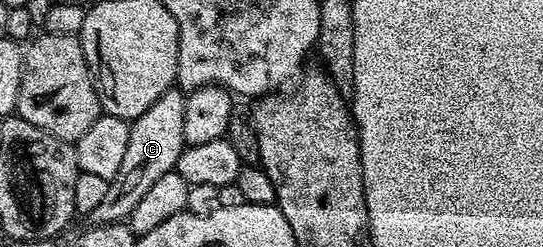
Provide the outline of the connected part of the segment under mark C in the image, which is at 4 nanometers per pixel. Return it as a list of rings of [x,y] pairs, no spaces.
[[[178,89],[161,93],[161,97],[157,101],[153,101],[153,105],[149,105],[149,109],[145,109],[145,113],[141,113],[141,117],[133,120],[129,129],[129,146],[126,147],[125,157],[121,160],[121,169],[117,169],[115,178],[110,180],[109,193],[105,193],[101,205],[97,209],[93,209],[93,213],[89,217],[92,224],[121,223],[130,220],[133,209],[137,209],[137,201],[141,201],[141,197],[145,197],[145,192],[158,179],[165,177],[165,173],[176,170],[178,158],[181,157],[185,148],[183,141],[184,129],[185,95],[184,92]]]

